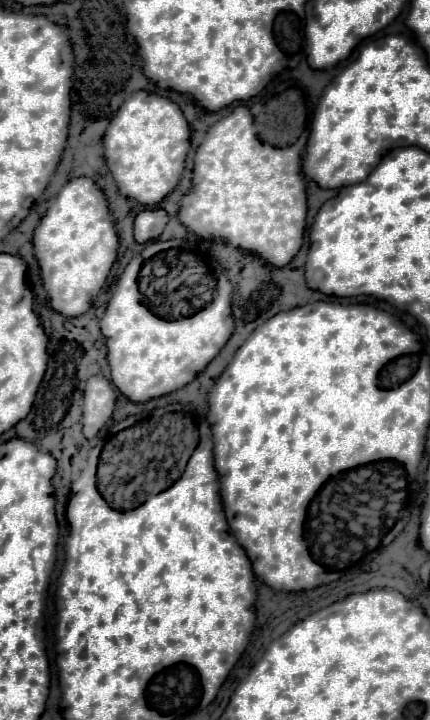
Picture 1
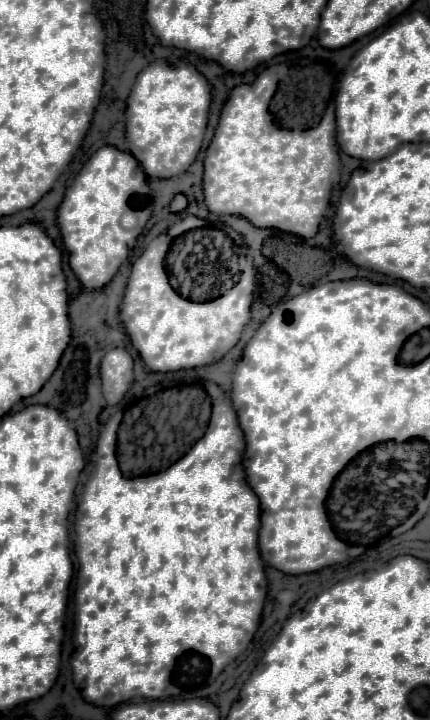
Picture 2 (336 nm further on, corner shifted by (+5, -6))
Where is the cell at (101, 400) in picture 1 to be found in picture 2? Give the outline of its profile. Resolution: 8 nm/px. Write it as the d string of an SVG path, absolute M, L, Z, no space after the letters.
M116 348L116 350L110 350L102 364L100 364L100 378L102 378L102 394L104 394L104 400L114 406L118 404L124 394L128 392L132 380L134 380L134 374L132 374L132 356L124 350L124 348Z

